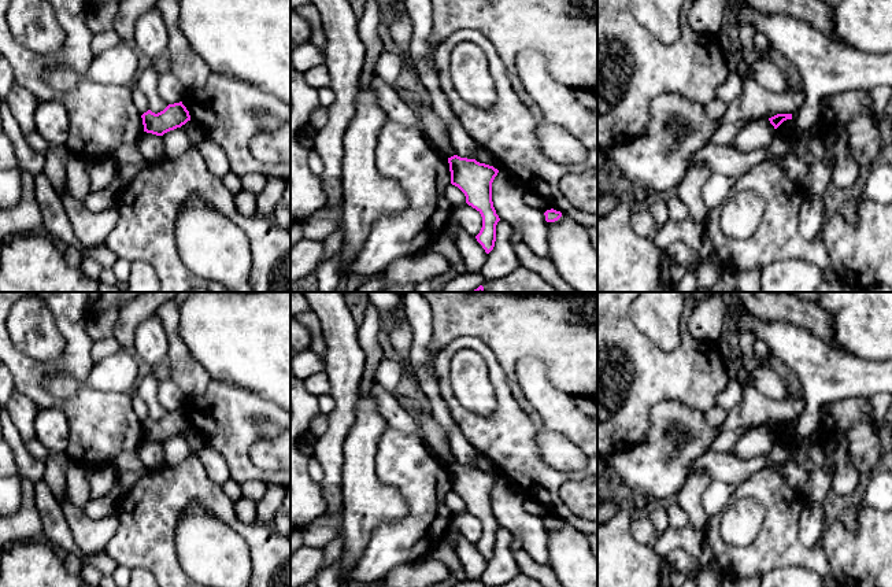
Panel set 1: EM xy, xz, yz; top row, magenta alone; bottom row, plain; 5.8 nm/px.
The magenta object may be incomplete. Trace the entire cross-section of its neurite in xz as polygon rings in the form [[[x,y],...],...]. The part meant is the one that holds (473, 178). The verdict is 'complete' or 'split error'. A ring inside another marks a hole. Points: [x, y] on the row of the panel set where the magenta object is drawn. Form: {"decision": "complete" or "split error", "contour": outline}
{"decision": "complete", "contour": [[[458,155],[448,158],[448,163],[451,184],[464,193],[466,203],[482,217],[482,228],[475,239],[489,254],[495,247],[496,225],[500,221],[492,202],[492,182],[499,170],[475,159]]]}

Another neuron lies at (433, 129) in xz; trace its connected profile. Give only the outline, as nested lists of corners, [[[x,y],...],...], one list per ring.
[[[396,85],[395,89],[399,96],[414,110],[418,122],[422,125],[421,130],[429,140],[430,145],[447,159],[456,155],[451,137],[441,119],[433,111],[432,106],[415,103],[410,93],[400,91]]]

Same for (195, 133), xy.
[[[188,121],[181,128],[188,133],[193,145],[199,144],[204,137],[201,129],[193,121]]]

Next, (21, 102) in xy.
[[[14,84],[5,97],[5,103],[25,136],[37,130],[34,114],[40,101],[29,89]]]

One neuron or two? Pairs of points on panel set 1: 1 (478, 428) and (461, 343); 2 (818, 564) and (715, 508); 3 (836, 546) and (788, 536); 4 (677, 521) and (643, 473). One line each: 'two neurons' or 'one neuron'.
1: one neuron
2: two neurons
3: two neurons
4: two neurons

